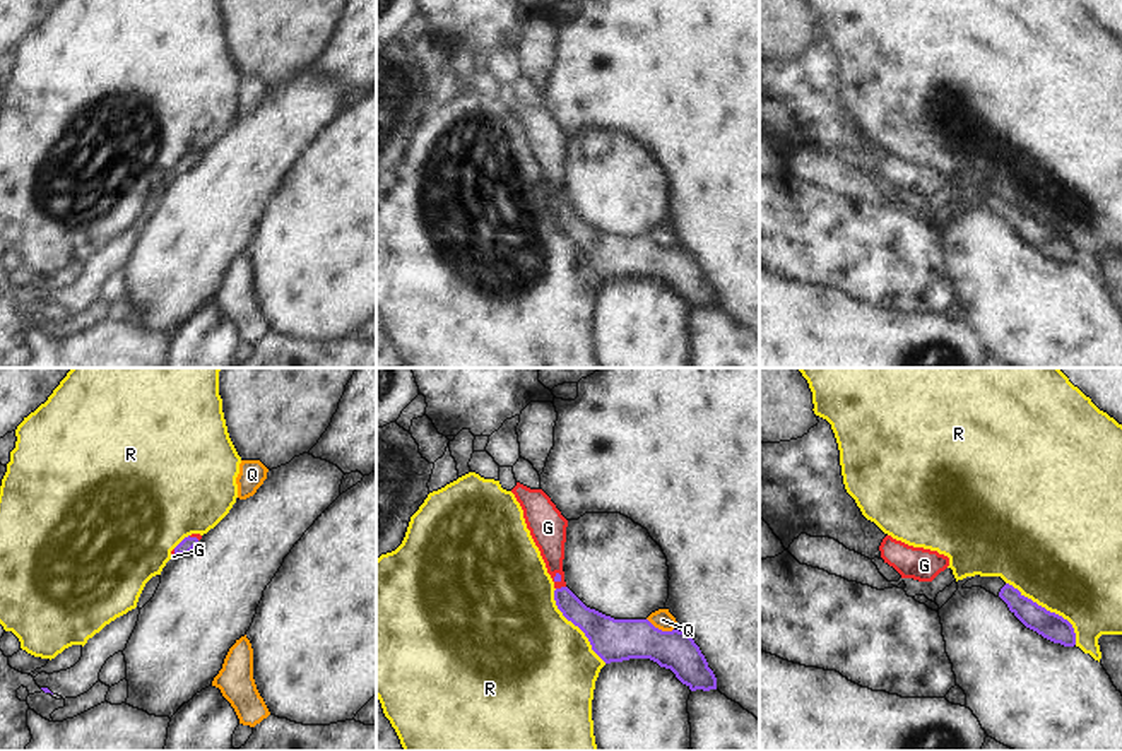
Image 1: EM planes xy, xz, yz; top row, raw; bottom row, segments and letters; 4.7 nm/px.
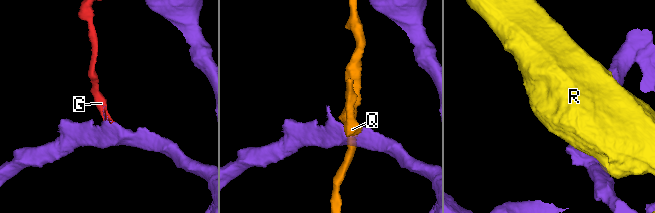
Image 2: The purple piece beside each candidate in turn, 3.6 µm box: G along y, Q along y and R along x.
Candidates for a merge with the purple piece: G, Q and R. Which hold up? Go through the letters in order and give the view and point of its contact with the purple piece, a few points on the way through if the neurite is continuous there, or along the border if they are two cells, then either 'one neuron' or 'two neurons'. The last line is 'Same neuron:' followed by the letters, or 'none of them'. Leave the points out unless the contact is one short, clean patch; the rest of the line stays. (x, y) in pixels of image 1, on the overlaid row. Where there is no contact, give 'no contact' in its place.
G: meets purple in xz at (561, 587); runs through xz (597, 626), (561, 587), (549, 536); one neuron
Q: meets purple in xz at (661, 630); two neurons
R: meets purple in yz at (1049, 611); two neurons
Same neuron: G

